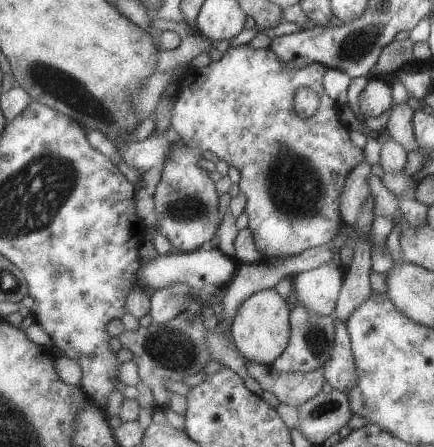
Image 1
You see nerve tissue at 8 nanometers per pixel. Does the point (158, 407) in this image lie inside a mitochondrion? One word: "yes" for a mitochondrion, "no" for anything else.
no

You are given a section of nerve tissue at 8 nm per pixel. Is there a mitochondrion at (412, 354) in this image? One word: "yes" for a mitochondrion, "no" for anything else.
no

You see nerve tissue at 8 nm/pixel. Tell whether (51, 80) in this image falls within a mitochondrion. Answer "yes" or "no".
yes

